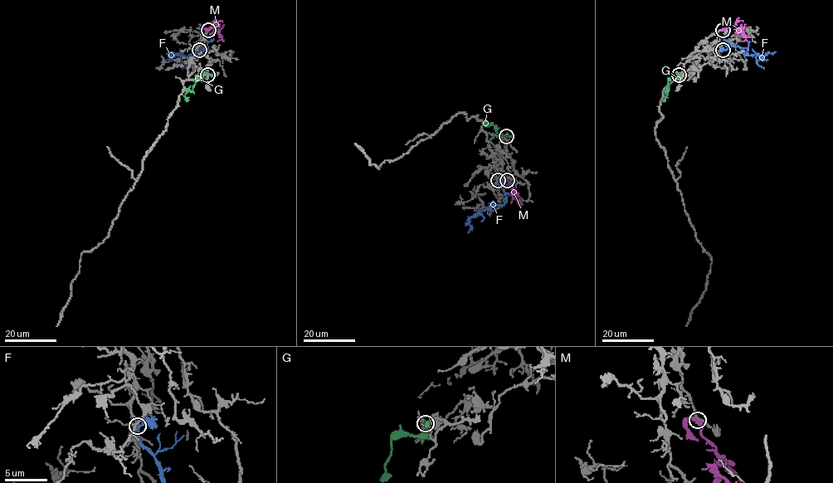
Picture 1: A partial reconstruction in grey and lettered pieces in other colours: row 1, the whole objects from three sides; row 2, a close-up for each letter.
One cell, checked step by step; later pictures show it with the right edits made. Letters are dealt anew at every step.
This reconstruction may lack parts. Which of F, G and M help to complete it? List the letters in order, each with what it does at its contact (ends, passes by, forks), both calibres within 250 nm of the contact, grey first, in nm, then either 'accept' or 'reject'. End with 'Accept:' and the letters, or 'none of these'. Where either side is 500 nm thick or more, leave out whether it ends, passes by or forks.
F: it passes by | 240/200 nm | accept
G: it passes by | 140/190 nm | reject
M: it passes by | 190/320 nm | reject
Accept: F

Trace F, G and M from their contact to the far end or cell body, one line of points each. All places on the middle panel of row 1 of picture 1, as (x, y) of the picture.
F: (498, 180), (506, 201), (503, 205), (489, 205), (470, 217), (468, 222), (470, 228), (467, 233)
G: (506, 135), (500, 136), (491, 124), (483, 124), (488, 123)
M: (507, 180), (513, 195), (520, 203), (515, 199)

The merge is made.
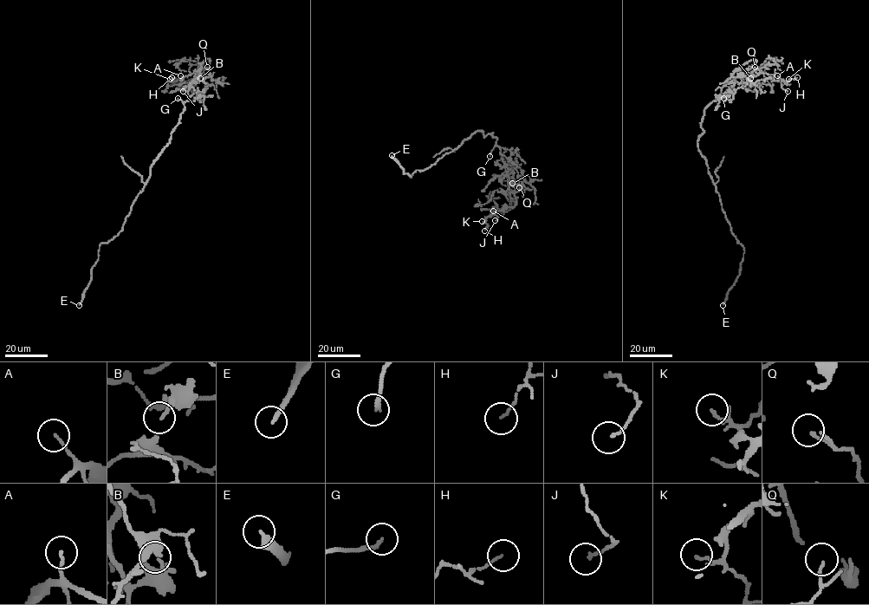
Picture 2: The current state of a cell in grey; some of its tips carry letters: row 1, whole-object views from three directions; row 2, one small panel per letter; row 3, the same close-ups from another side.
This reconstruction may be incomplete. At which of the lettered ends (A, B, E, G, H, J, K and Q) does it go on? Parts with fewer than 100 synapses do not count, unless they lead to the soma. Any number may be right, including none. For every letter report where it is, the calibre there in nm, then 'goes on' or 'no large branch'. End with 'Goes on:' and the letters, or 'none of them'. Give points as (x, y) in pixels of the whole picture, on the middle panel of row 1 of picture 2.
A: at (493, 211); 110 nm thick; no large branch
B: at (512, 183); 100 nm thick; no large branch
E: at (392, 155); 280 nm thick; goes on
G: at (489, 156); 150 nm thick; goes on
H: at (484, 230); 80 nm thick; no large branch
J: at (495, 220); 110 nm thick; no large branch
K: at (482, 221); 90 nm thick; no large branch
Q: at (519, 187); 110 nm thick; no large branch
Goes on: E, G

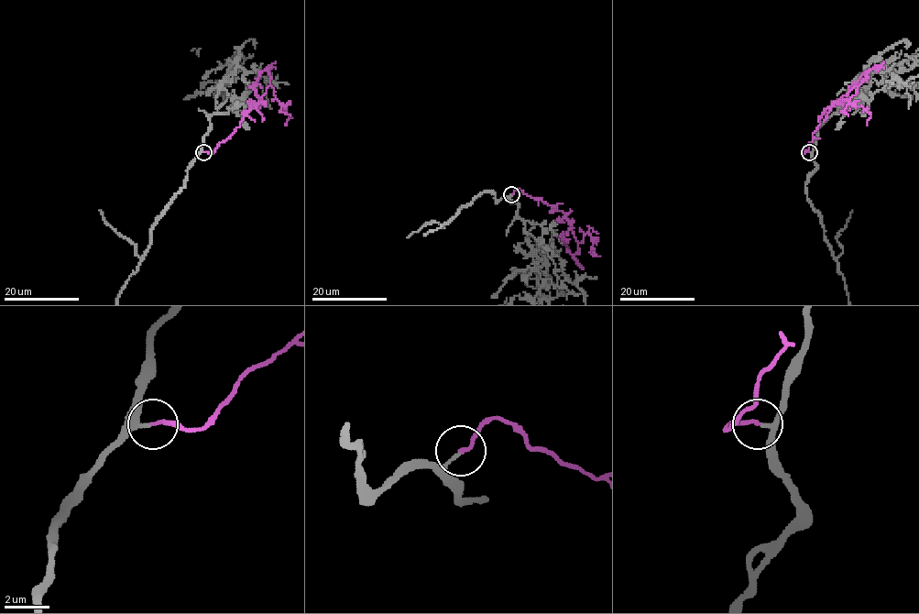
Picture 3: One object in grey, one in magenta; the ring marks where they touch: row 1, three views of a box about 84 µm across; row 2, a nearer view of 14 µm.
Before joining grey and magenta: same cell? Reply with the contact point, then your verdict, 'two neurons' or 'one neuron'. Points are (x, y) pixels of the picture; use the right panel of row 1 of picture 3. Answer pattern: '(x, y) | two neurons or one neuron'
(809, 152) | one neuron

